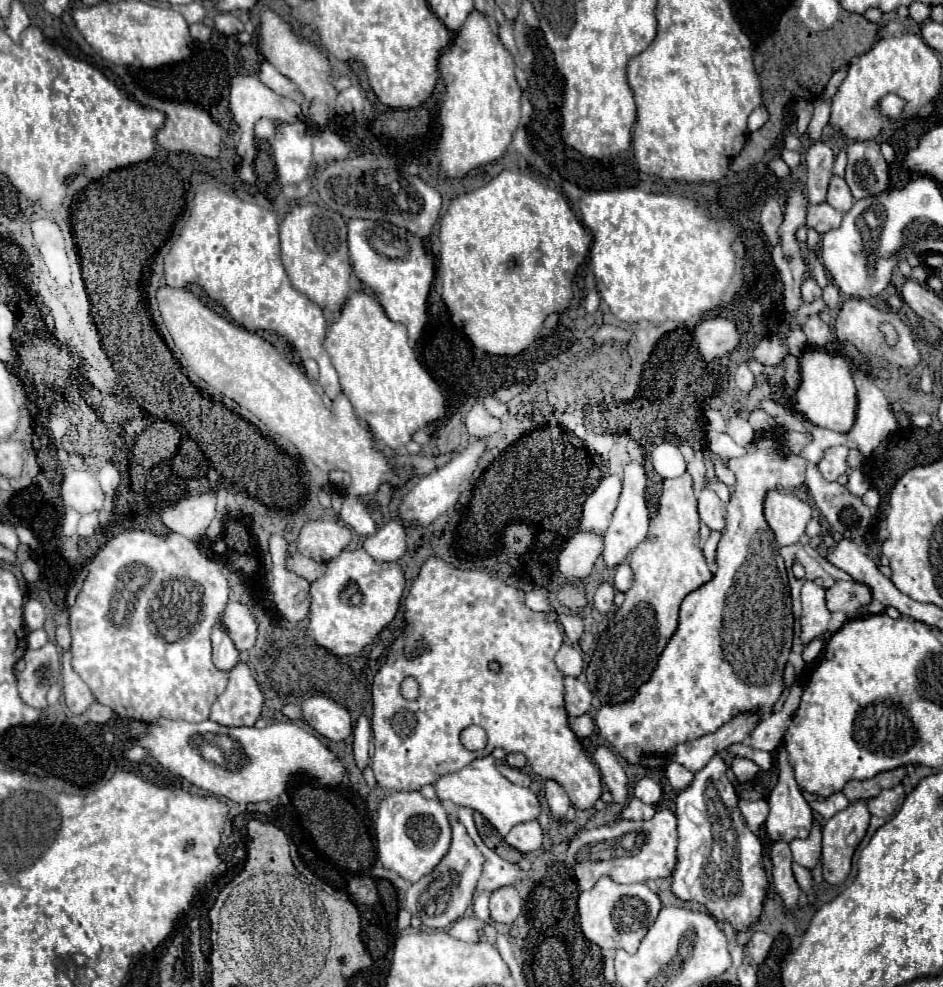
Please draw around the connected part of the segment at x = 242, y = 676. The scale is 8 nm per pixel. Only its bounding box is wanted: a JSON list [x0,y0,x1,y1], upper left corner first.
[209,662,263,726]

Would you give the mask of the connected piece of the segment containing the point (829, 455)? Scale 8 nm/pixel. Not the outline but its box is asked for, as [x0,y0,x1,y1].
[817,446,849,480]

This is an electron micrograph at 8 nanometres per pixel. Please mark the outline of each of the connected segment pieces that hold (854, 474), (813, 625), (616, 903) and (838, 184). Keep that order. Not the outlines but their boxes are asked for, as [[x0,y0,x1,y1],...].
[[845,470,869,496],[801,582,831,642],[577,878,661,954],[827,176,855,212]]

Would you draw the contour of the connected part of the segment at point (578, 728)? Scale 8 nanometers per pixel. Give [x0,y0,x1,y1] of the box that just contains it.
[569,716,595,738]

